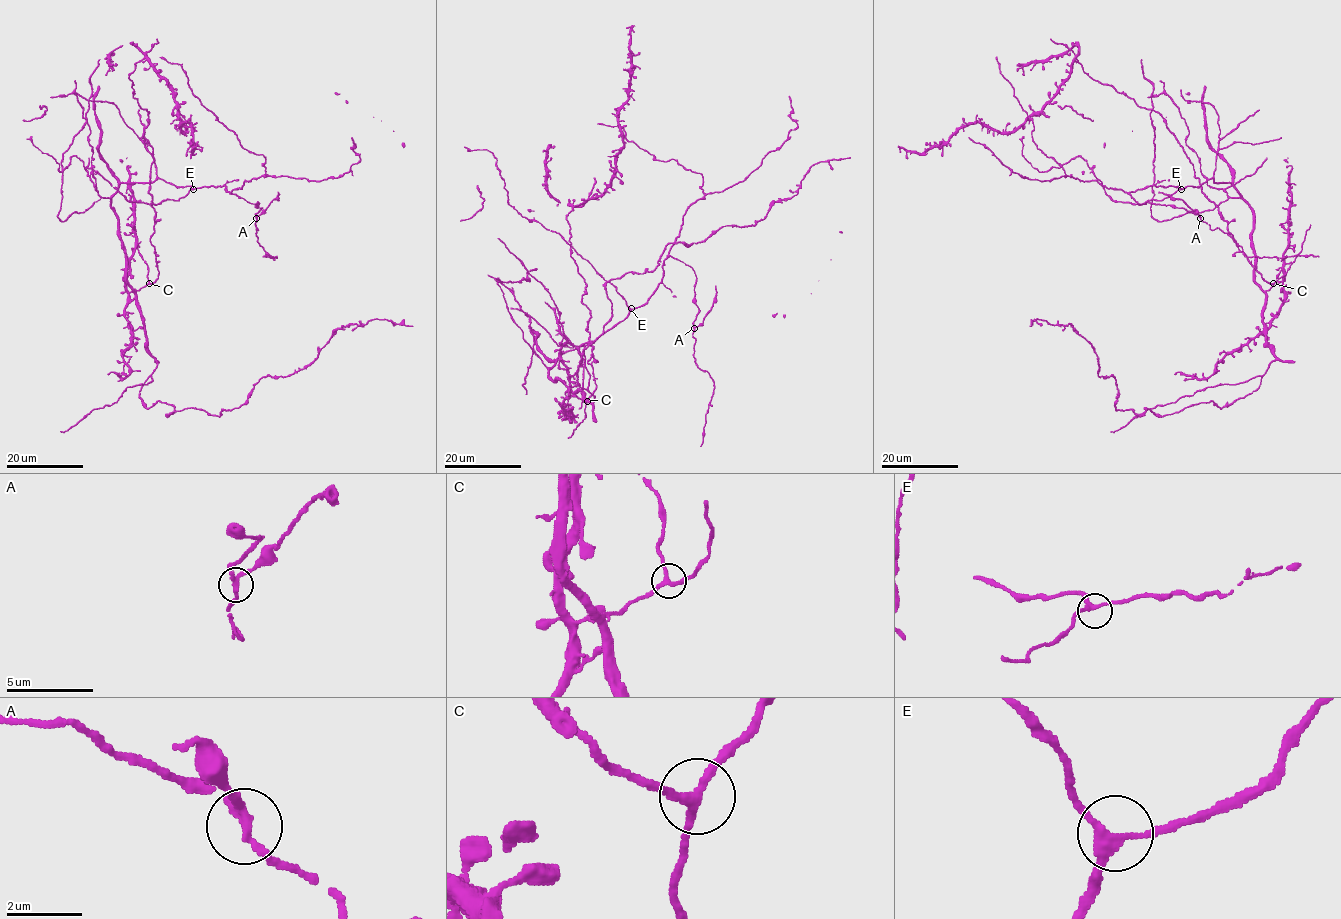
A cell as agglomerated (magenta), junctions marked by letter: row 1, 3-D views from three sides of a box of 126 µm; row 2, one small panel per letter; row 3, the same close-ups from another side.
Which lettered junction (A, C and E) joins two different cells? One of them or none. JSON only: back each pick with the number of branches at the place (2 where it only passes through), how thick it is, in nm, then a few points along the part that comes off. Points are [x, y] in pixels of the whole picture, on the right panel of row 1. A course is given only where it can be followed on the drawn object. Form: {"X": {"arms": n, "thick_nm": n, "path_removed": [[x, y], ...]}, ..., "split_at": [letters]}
{"A": {"arms": 3, "thick_nm": 200, "path_removed": [[1200, 218], [1182, 200], [1158, 192]]}, "split_at": ["A"]}

